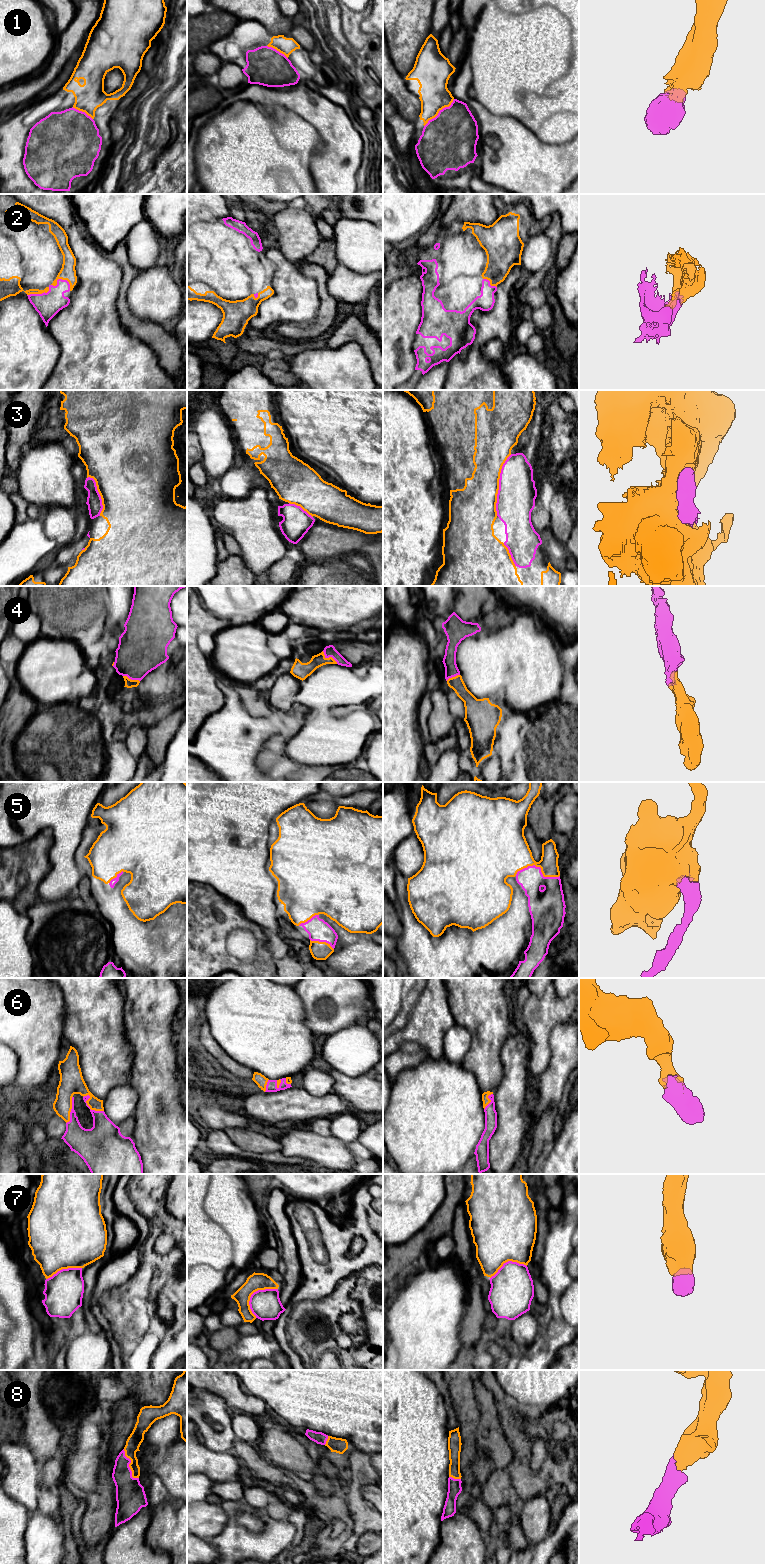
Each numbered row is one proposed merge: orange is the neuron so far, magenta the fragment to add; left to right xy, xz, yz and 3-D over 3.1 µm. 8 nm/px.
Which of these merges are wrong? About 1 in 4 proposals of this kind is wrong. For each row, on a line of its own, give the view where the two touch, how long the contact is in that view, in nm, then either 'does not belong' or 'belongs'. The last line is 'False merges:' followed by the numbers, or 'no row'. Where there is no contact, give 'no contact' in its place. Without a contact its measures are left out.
1: contact in yz; length 340 nm; belongs
2: contact in xy; length 170 nm; belongs
3: contact in yz; length 500 nm; belongs
4: contact in xz; length 160 nm; belongs
5: contact in yz; length 360 nm; belongs
6: contact in xy; length 200 nm; belongs
7: contact in xz; length 300 nm; belongs
8: contact in xy; length 260 nm; belongs
False merges: no row

